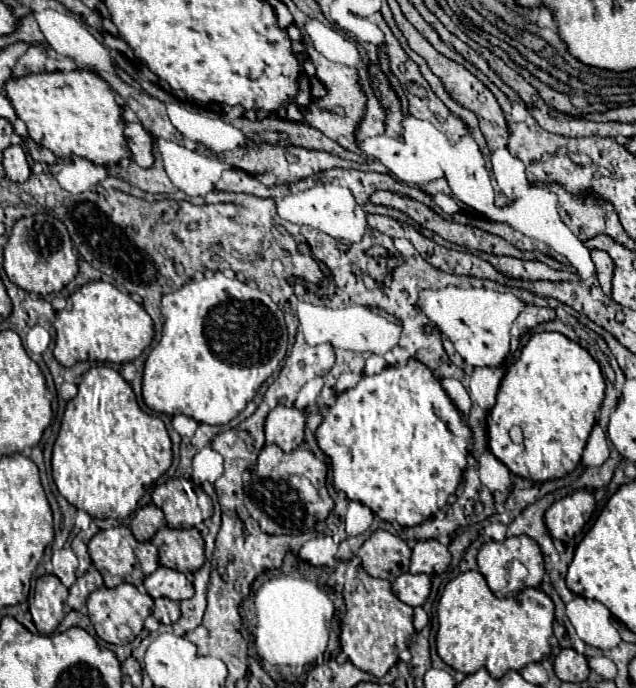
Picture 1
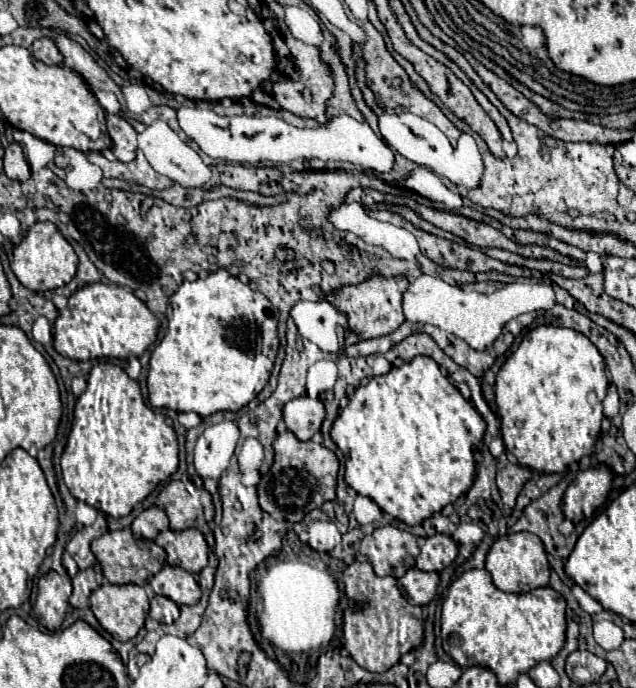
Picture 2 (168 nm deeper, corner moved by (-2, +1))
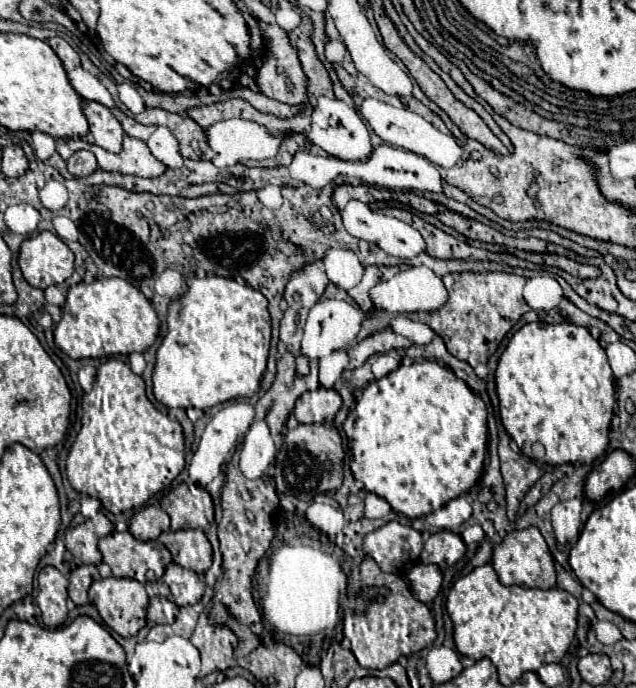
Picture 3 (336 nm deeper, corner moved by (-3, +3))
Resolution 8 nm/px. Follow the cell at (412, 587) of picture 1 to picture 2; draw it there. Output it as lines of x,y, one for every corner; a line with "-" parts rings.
408,569
398,583
416,605
426,605
434,599
438,587
438,573
424,573
420,569

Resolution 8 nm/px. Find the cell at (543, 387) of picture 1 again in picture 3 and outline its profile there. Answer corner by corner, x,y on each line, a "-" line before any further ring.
527,323
511,337
507,349
499,357
497,365
497,395
499,395
499,415
503,427
517,443
517,447
529,457
531,445
535,441
543,443
547,449
549,465
581,463
591,465
609,443
609,427
613,419
615,405
615,377
607,361
605,349
585,327
573,323

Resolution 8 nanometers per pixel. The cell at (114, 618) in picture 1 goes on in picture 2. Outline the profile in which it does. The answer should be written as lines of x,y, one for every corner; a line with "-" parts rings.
100,585
90,595
90,609
104,631
118,641
130,641
148,617
148,595
138,585

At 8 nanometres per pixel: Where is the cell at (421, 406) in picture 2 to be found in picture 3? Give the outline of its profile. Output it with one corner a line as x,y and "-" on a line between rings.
433,361
401,365
389,377
371,383
343,429
351,445
349,465
355,479
411,519
465,495
487,455
485,403
451,369

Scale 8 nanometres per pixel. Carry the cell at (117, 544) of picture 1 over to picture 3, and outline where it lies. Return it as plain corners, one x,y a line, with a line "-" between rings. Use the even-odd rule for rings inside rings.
113,531
99,541
103,561
111,567
115,577
131,577
139,583
161,578
171,561
169,550
157,541
137,541
129,531
-
147,573
153,575
147,577

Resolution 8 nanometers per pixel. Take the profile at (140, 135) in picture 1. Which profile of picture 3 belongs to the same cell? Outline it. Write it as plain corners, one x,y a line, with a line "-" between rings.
83,101
83,113
89,121
89,133
95,141
95,145
107,149
107,151
121,151
123,145
123,129
115,115
101,103
95,101

